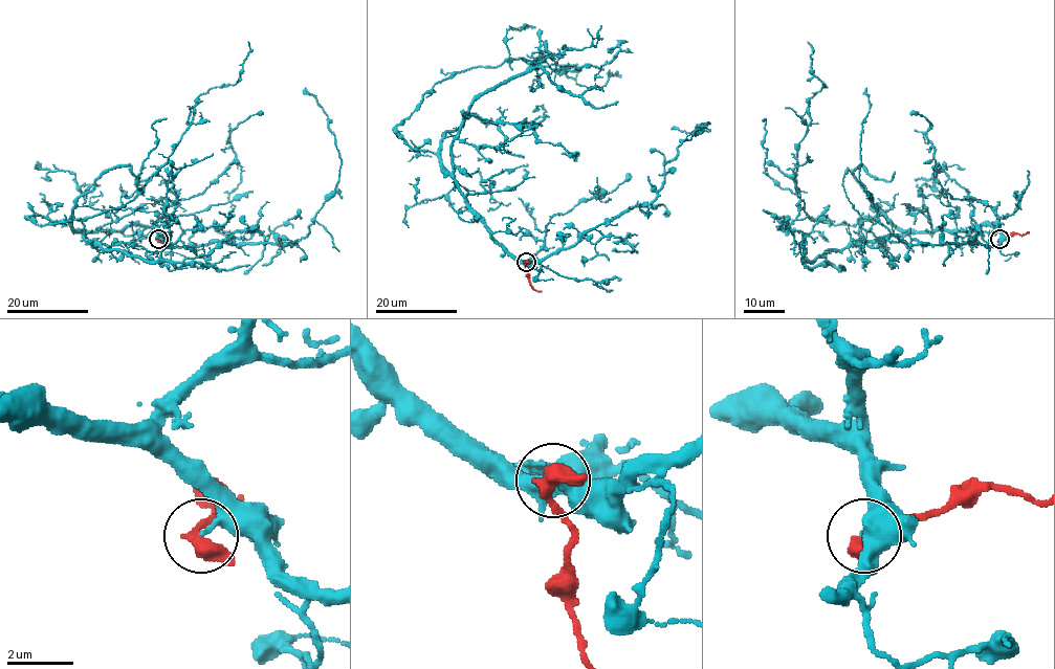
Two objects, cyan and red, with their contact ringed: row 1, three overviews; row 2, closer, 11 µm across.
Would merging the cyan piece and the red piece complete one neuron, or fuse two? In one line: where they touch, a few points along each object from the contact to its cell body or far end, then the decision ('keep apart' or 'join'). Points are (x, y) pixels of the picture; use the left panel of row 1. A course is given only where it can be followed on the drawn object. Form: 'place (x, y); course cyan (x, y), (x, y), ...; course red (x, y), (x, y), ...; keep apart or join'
place (158, 239); course cyan (158, 239), (28, 218), (130, 202), (195, 99), (234, 85), (247, 42); course red (158, 239), (160, 233), (173, 231); keep apart

